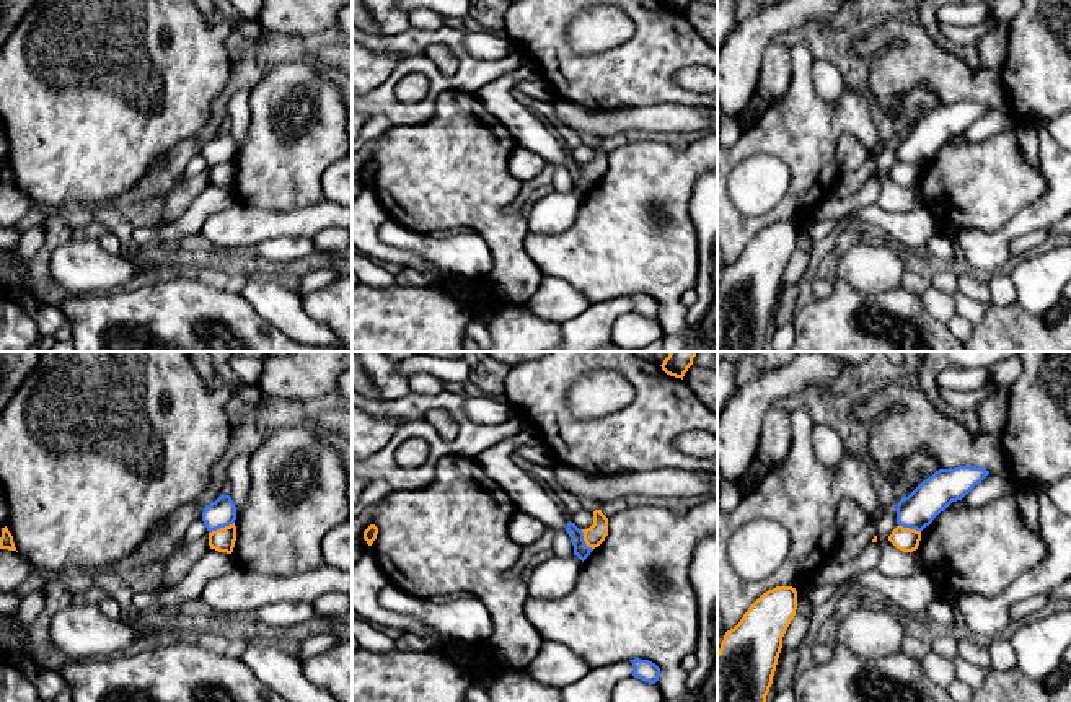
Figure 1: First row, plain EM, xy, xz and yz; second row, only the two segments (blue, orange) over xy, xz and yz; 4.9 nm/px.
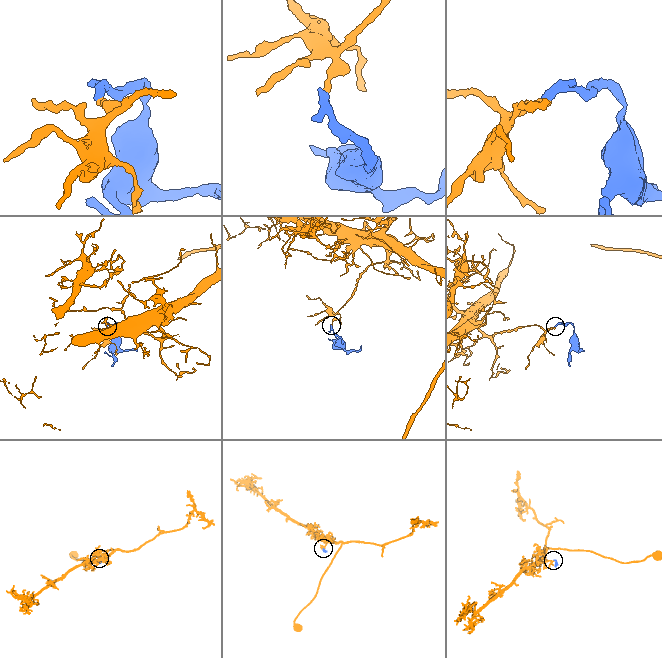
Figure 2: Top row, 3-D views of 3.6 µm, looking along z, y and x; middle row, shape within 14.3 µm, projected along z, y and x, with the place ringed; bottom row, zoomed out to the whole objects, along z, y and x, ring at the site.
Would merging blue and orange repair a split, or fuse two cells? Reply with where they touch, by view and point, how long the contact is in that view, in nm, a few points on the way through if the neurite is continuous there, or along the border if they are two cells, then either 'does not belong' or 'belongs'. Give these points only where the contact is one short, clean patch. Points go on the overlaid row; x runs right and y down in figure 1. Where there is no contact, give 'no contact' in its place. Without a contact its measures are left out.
meets blue in xy at (220, 526); contact 140 nm long; border along xy (233, 522), (209, 533); does not belong

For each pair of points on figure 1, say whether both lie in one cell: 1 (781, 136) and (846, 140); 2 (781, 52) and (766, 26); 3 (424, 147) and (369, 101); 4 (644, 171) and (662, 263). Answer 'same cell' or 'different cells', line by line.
1: different cells
2: different cells
3: different cells
4: same cell

